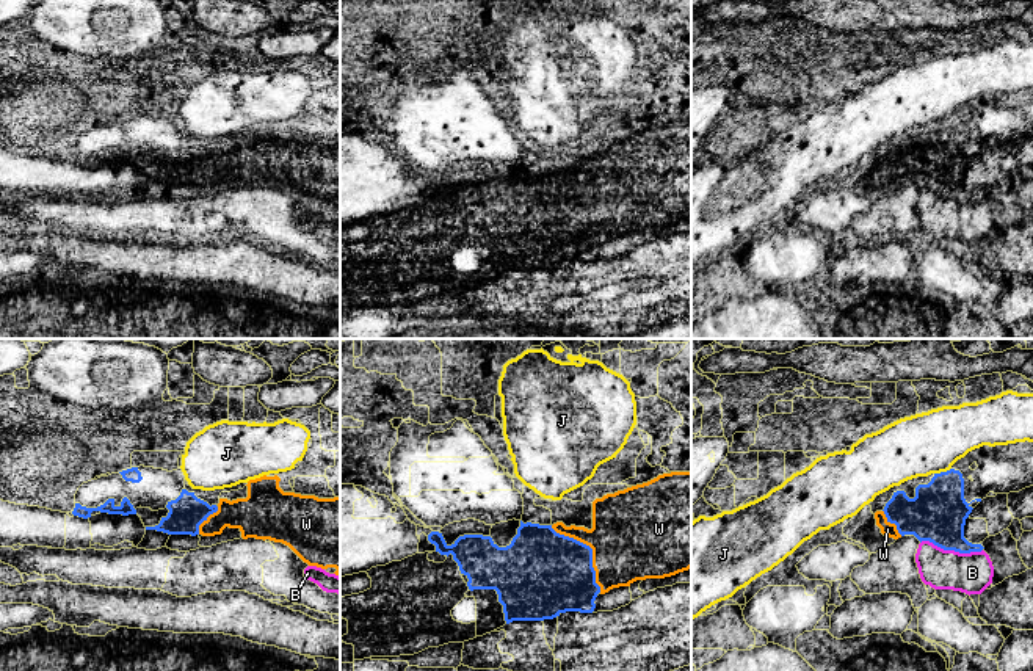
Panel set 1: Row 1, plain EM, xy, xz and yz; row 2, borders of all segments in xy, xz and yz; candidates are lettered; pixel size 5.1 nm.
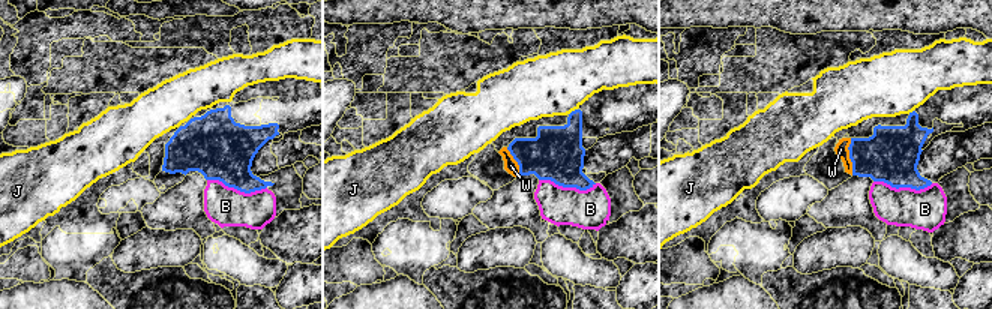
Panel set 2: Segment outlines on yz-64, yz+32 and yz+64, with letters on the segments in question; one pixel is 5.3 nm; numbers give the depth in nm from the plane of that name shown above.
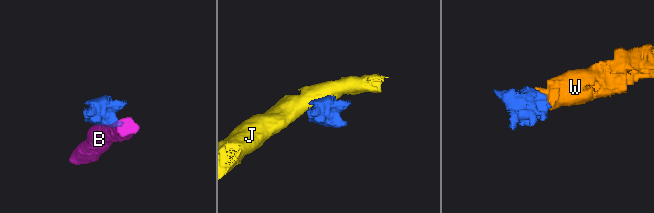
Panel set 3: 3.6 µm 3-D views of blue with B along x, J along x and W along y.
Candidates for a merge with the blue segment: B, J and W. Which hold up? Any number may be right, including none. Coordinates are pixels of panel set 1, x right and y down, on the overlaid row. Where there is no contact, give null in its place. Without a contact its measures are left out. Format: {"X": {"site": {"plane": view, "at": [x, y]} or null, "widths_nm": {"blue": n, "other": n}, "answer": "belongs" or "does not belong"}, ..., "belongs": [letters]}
{"B": {"site": {"plane": "yz", "at": [952, 549]}, "widths_nm": {"blue": 300, "other": 220}, "answer": "does not belong"}, "J": {"site": {"plane": "yz", "at": [942, 472]}, "widths_nm": {"blue": 300, "other": 320}, "answer": "does not belong"}, "W": {"site": {"plane": "xz", "at": [591, 551]}, "widths_nm": {"blue": 420, "other": 460}, "answer": "belongs"}, "belongs": ["W"]}

